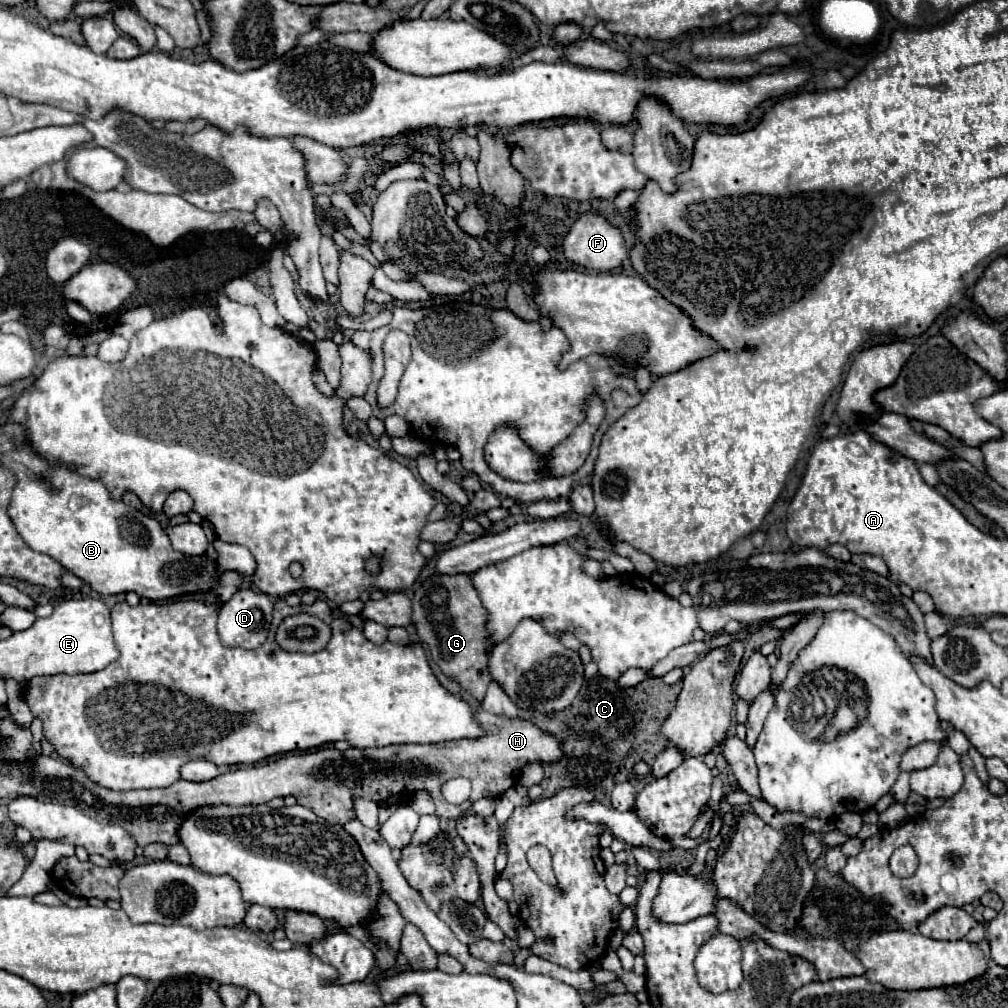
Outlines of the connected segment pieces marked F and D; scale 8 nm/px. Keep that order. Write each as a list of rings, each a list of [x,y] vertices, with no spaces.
[[[583,213],[569,229],[567,237],[563,239],[563,253],[569,261],[583,265],[595,271],[613,271],[619,269],[621,263],[629,257],[623,233],[619,227],[613,227],[603,215],[597,213]]]
[[[239,589],[227,603],[223,603],[219,611],[217,631],[219,639],[225,647],[243,647],[243,649],[257,649],[267,639],[267,629],[271,623],[273,613],[273,597],[253,591],[253,589]]]

